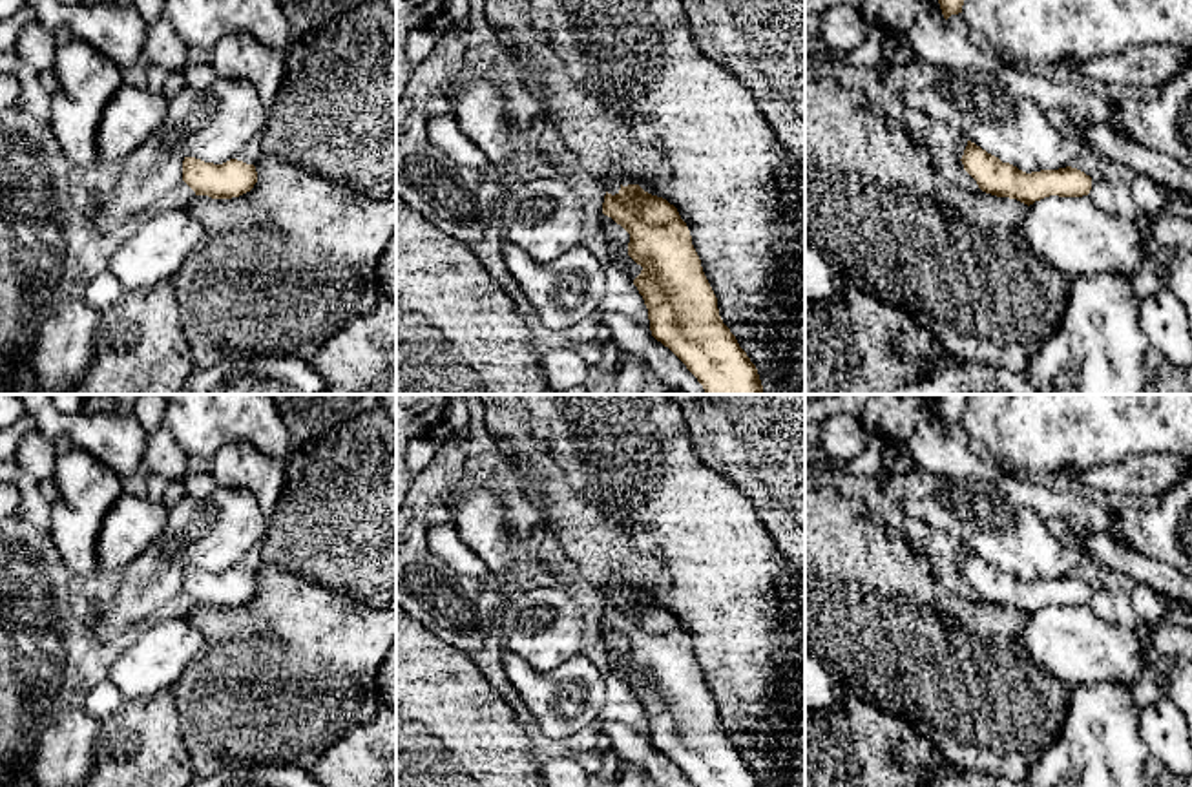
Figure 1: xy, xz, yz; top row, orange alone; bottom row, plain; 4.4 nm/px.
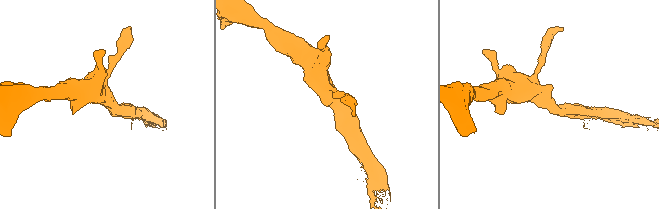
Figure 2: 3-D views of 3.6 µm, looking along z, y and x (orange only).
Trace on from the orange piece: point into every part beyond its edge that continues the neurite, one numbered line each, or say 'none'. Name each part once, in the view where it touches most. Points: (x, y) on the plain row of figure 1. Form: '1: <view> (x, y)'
none

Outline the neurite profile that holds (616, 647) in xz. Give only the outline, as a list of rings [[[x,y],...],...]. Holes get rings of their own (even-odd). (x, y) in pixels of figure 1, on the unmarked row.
[[[602,621],[601,635],[610,672],[633,690],[641,683],[643,676],[628,665],[630,643]]]

